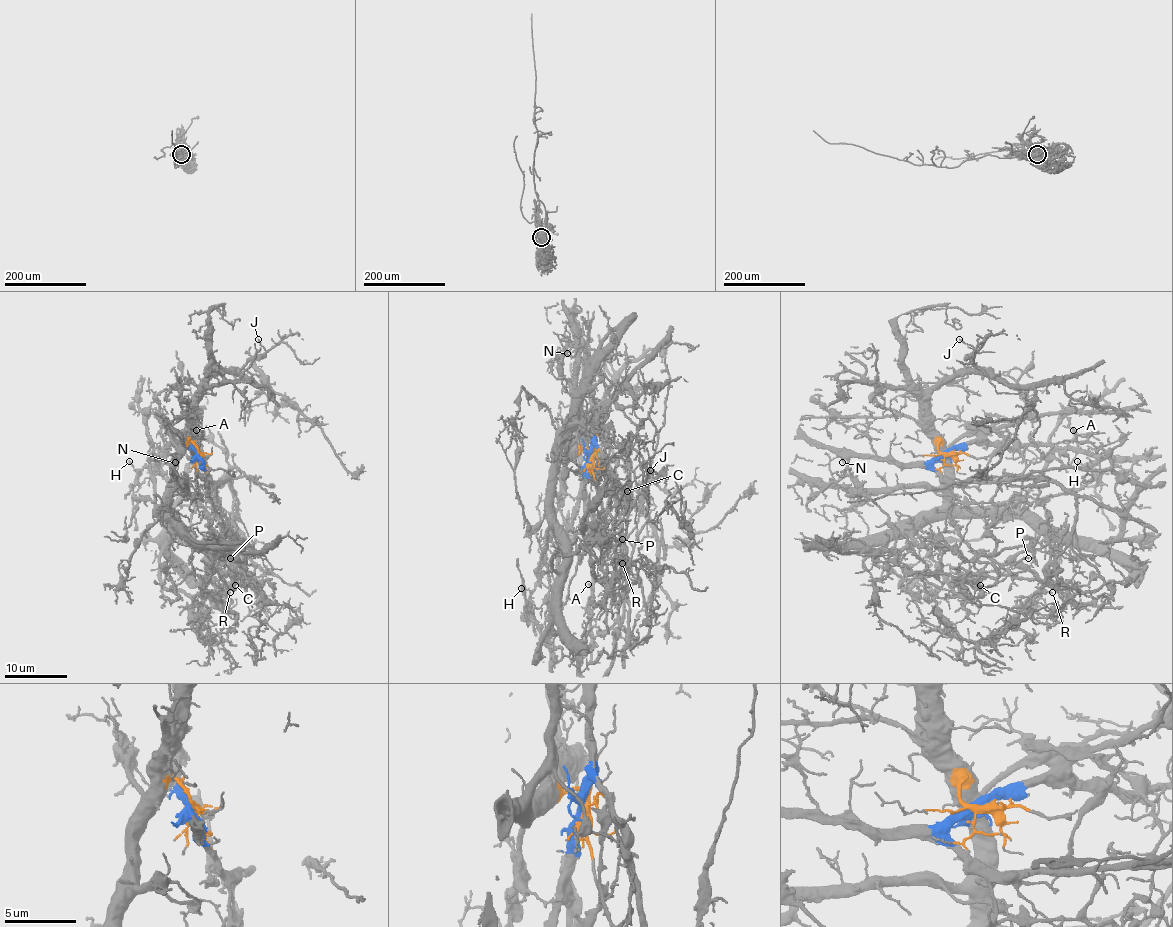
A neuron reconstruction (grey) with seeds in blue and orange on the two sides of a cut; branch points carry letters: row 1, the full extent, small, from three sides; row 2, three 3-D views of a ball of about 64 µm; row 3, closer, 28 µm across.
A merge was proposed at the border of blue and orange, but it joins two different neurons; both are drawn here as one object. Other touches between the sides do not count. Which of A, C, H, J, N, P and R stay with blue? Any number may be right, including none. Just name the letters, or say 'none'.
A, C, H, P, R

